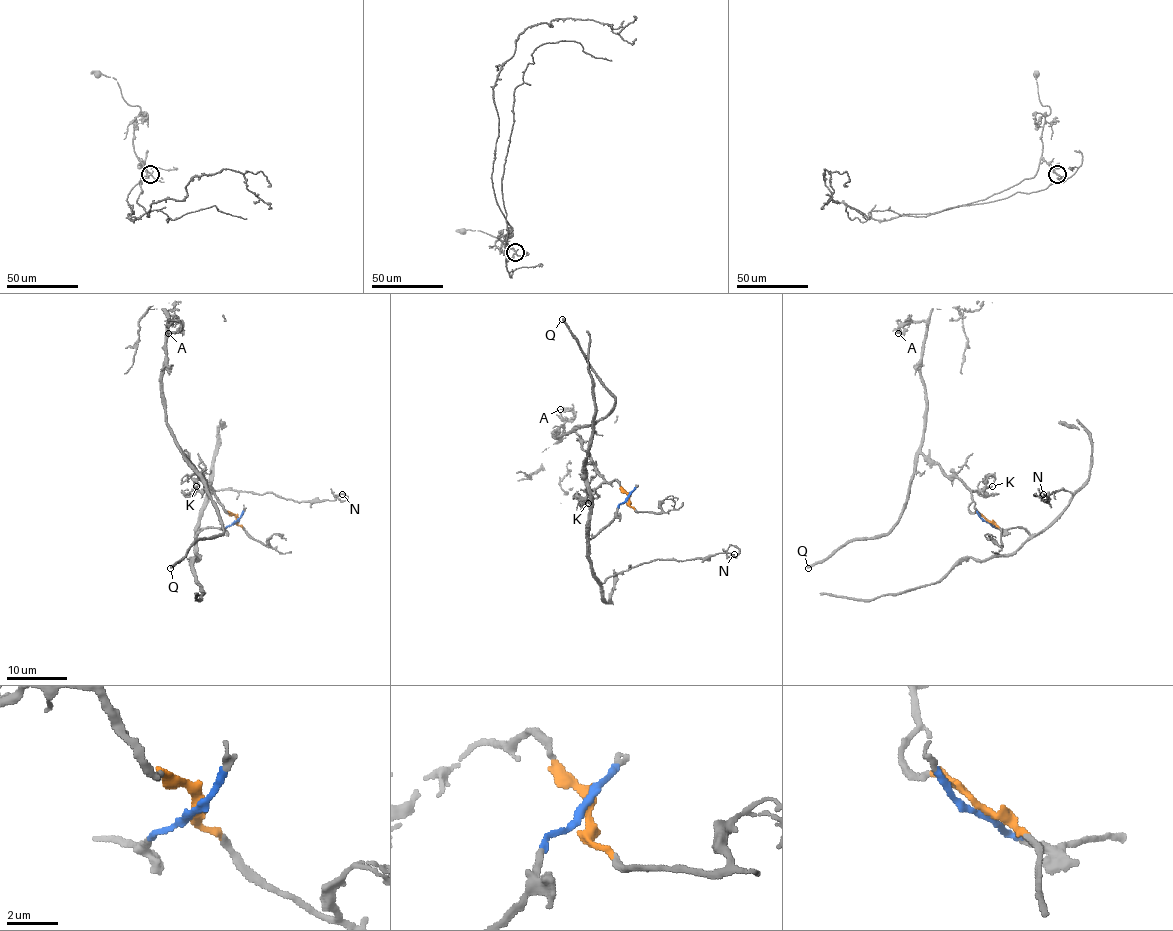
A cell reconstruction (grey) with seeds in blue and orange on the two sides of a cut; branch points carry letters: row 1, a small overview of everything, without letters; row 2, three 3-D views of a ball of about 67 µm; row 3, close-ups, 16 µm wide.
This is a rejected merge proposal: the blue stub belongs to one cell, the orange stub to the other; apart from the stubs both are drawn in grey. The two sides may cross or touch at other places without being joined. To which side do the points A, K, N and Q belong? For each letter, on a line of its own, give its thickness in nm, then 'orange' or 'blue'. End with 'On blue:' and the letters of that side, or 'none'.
A: 160 nm | orange
K: 160 nm | orange
N: 150 nm | blue
Q: 300 nm | orange
On blue: N

